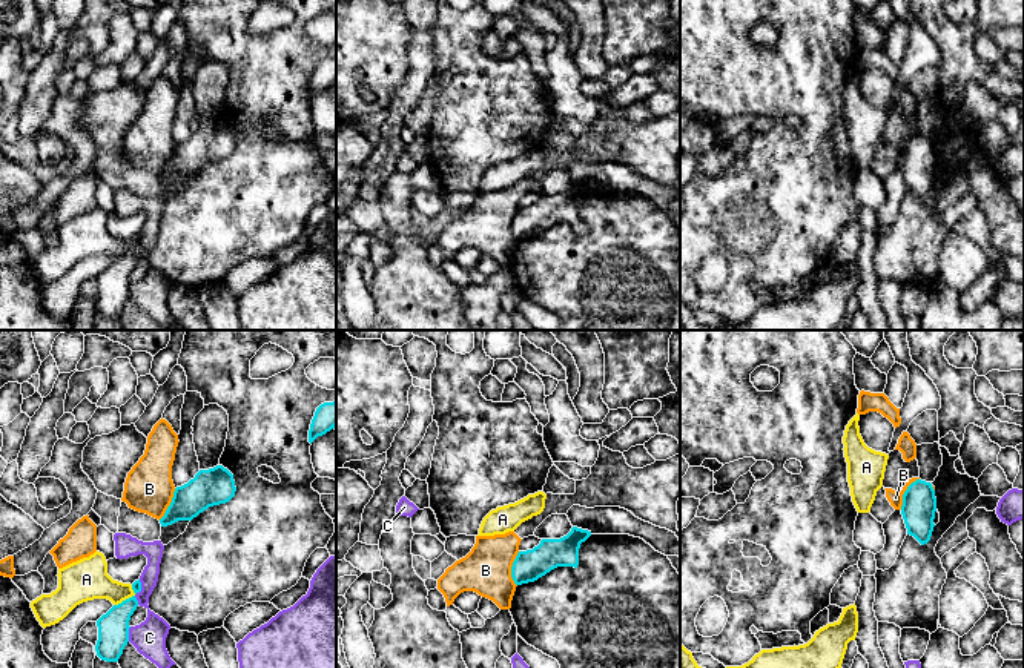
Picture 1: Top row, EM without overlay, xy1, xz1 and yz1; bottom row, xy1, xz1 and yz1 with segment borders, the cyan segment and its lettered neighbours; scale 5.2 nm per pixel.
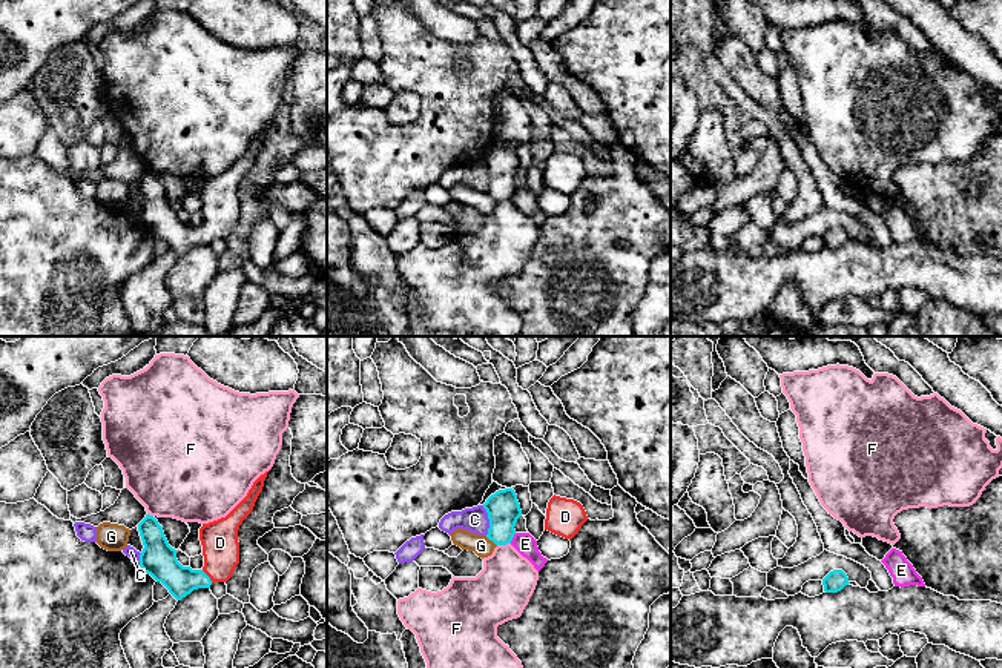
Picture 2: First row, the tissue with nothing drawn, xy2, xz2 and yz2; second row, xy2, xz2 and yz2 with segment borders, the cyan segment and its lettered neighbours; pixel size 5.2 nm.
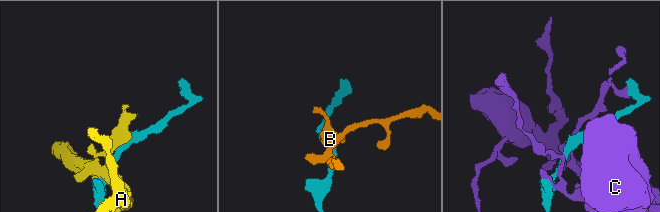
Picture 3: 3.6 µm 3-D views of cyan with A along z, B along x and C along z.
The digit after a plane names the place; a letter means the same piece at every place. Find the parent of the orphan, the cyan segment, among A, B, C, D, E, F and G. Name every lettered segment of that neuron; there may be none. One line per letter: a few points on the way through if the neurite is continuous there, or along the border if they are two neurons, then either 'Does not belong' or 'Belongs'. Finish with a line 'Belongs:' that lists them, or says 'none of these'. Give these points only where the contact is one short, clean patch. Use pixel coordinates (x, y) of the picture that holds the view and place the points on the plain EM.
A: Does not belong
B: Boundary: xz1 (519, 208), (512, 223), (512, 235), (516, 241). Does not belong
C: Does not belong
D: Path across: xy2 (161, 220), (174, 232), (207, 232), (220, 220), (220, 198). Belongs
E: Boundary: xz2 (516, 189), (510, 198). Does not belong
F: Boundary: xz2 (510, 198), (497, 201). Does not belong
G: Boundary: xz2 (485, 192), (496, 201). Does not belong
Belongs: D

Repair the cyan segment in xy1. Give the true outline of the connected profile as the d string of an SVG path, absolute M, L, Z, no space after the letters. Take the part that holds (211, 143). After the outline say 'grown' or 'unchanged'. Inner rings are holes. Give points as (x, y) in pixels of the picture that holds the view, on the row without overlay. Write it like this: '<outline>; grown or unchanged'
M223 121L200 126L193 135L175 144L160 180L167 183L178 177L192 177L209 163L229 158L235 147L233 131Z; unchanged

